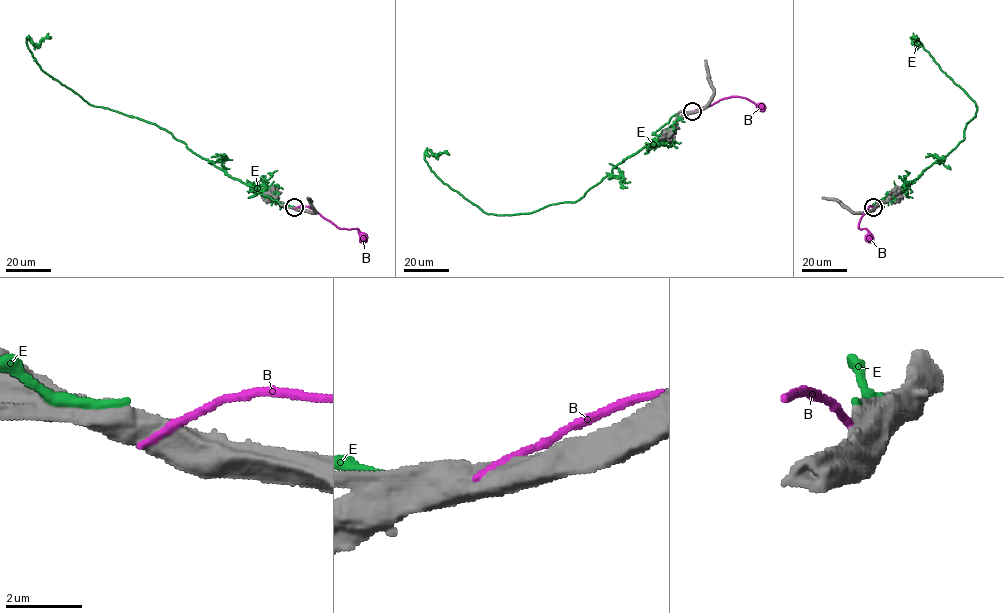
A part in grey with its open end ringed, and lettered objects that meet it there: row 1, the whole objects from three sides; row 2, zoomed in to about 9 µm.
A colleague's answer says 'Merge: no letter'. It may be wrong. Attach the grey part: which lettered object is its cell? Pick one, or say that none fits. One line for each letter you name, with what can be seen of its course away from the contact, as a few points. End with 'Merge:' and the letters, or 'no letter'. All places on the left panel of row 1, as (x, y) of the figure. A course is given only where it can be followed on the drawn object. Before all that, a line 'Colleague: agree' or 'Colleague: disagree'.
Colleague: agree
Merge: no letter

